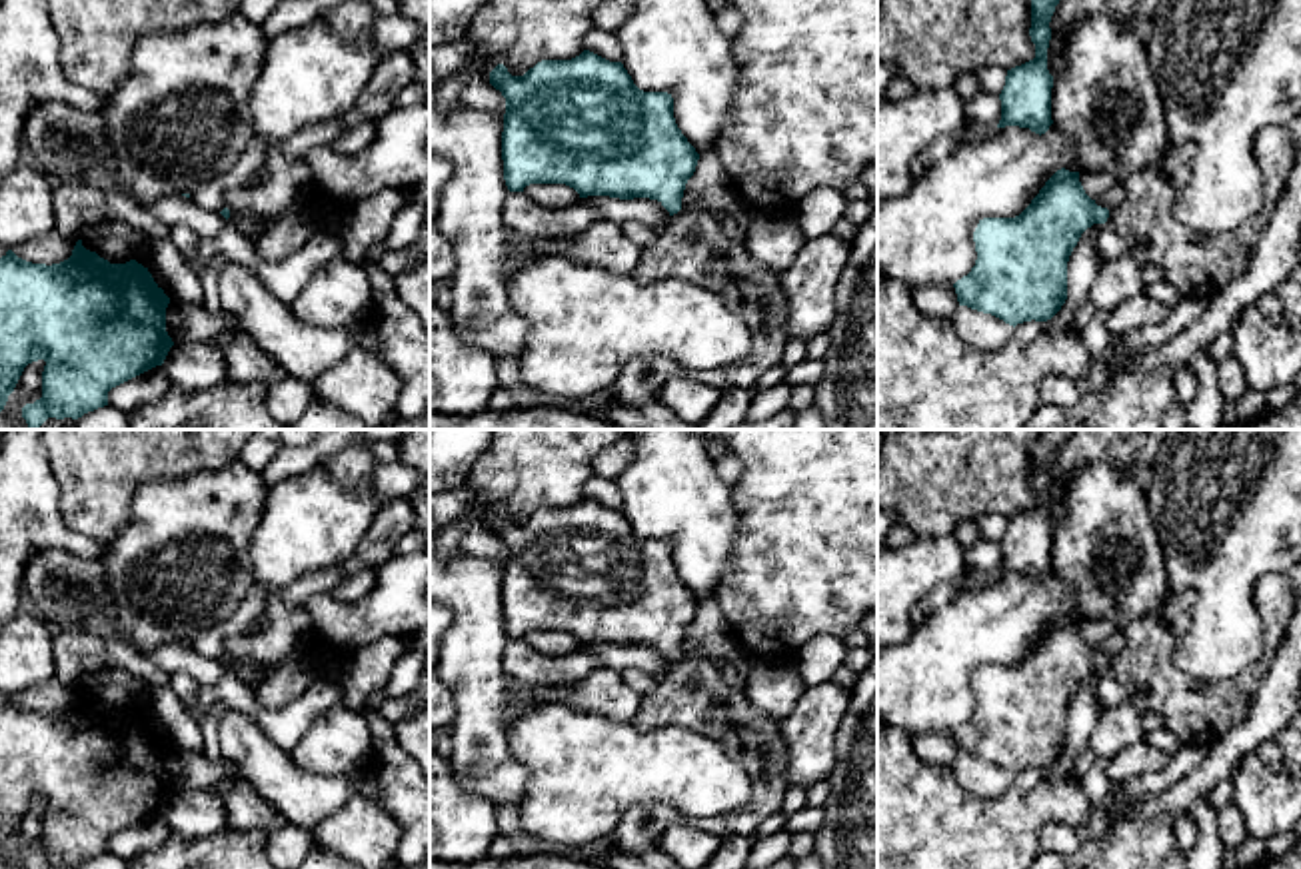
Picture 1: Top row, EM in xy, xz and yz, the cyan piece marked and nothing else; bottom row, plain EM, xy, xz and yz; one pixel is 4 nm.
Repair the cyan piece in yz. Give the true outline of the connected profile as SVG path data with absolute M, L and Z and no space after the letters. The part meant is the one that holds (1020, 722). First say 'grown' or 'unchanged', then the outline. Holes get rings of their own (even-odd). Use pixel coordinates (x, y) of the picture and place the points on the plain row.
unchanged; M1057 617L1019 663L979 667L973 679L975 713L953 731L959 753L991 761L1013 775L1051 767L1067 747L1067 709L1073 695L1087 675L1105 671L1107 665L1109 657L1085 641L1079 619Z

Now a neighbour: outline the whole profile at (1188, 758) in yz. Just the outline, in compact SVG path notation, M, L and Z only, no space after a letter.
M1183 745L1175 755L1171 755L1165 769L1119 781L1113 787L1113 795L1119 803L1155 797L1195 771L1205 761L1205 757L1207 745Z

